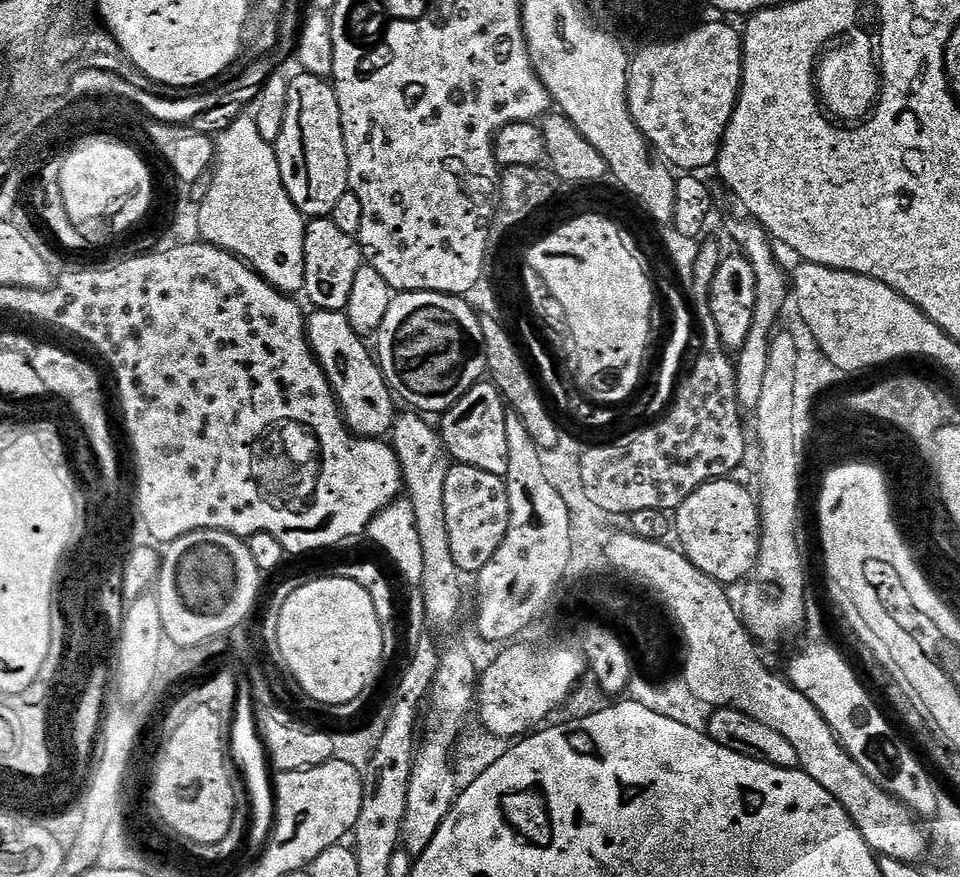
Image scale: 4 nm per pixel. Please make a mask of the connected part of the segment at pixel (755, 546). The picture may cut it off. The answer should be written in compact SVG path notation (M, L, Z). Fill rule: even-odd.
M725 478L723 480L713 480L711 484L703 484L700 489L694 494L690 494L680 507L674 512L674 536L680 539L679 547L682 549L685 556L687 556L690 563L692 563L699 572L704 572L706 575L712 577L713 580L719 582L724 586L735 585L737 582L743 581L745 577L752 571L752 565L757 560L757 553L760 551L760 517L757 512L757 501L754 499L753 493L743 488L740 484L735 484L735 479Z

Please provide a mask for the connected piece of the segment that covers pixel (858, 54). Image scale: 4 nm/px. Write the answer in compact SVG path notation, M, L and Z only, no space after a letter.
M855 28L847 33L843 41L845 44L841 48L833 47L828 50L833 52L825 51L818 64L818 96L822 101L820 113L832 122L836 122L837 118L846 122L863 119L865 113L872 112L878 106L878 52L874 47L873 37L872 40L868 37L867 30Z

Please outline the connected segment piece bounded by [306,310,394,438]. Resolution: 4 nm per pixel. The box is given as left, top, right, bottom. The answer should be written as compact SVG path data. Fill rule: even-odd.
M313 311L306 320L306 335L308 345L323 366L328 381L332 383L332 391L336 394L344 423L353 433L365 438L387 437L394 423L394 393L384 379L377 357L349 326L347 315L344 312Z

